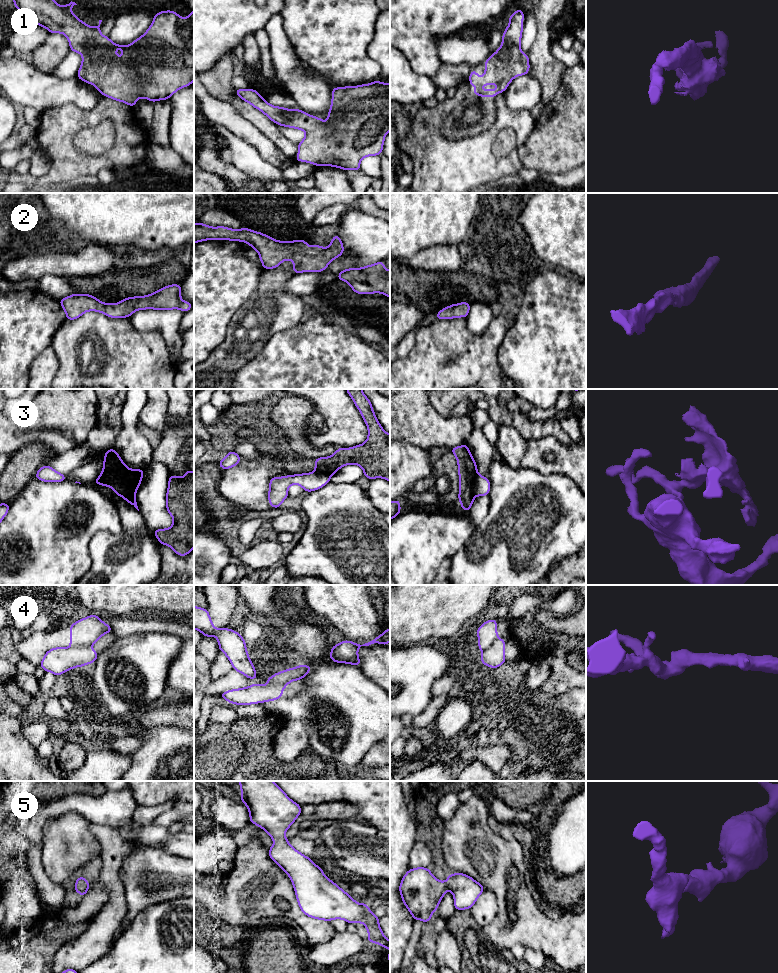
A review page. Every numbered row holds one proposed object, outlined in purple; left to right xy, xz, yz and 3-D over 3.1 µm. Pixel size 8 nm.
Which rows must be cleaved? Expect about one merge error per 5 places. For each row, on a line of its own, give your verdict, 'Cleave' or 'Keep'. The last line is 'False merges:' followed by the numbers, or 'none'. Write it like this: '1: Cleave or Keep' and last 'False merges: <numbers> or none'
1: Keep
2: Keep
3: Cleave
4: Keep
5: Keep
False merges: 3

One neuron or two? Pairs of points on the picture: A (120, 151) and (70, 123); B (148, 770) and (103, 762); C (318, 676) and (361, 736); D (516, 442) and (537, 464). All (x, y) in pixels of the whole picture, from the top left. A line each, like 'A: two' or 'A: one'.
A: one
B: two
C: one
D: two

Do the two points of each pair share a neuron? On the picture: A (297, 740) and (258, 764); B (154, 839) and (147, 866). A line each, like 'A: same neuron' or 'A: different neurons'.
A: different neurons
B: different neurons

